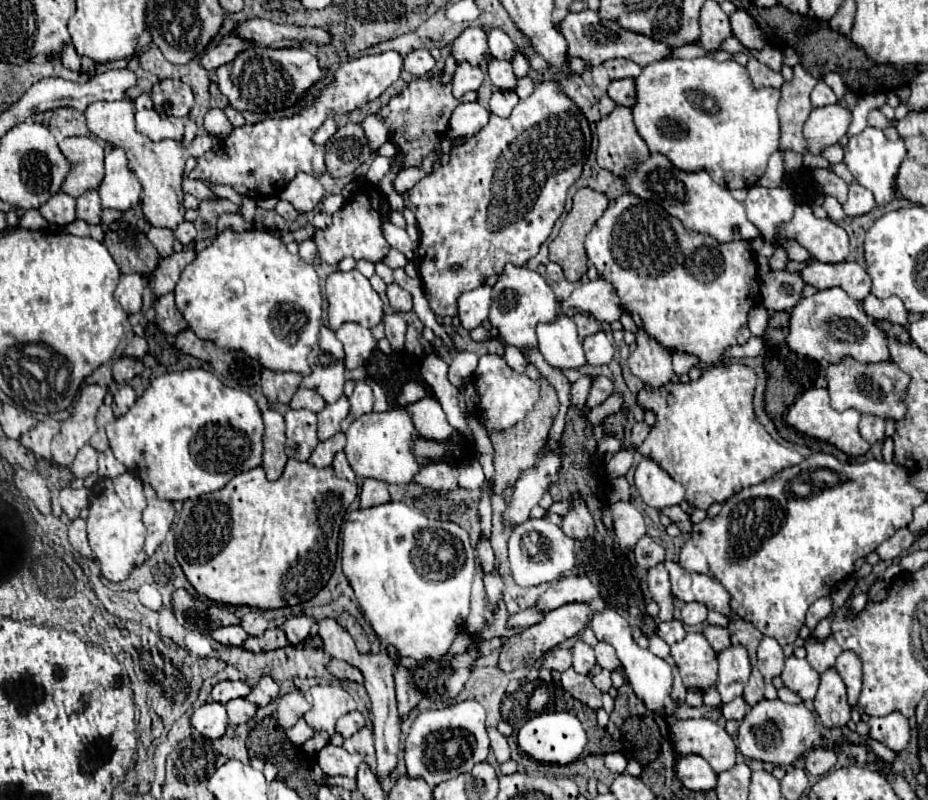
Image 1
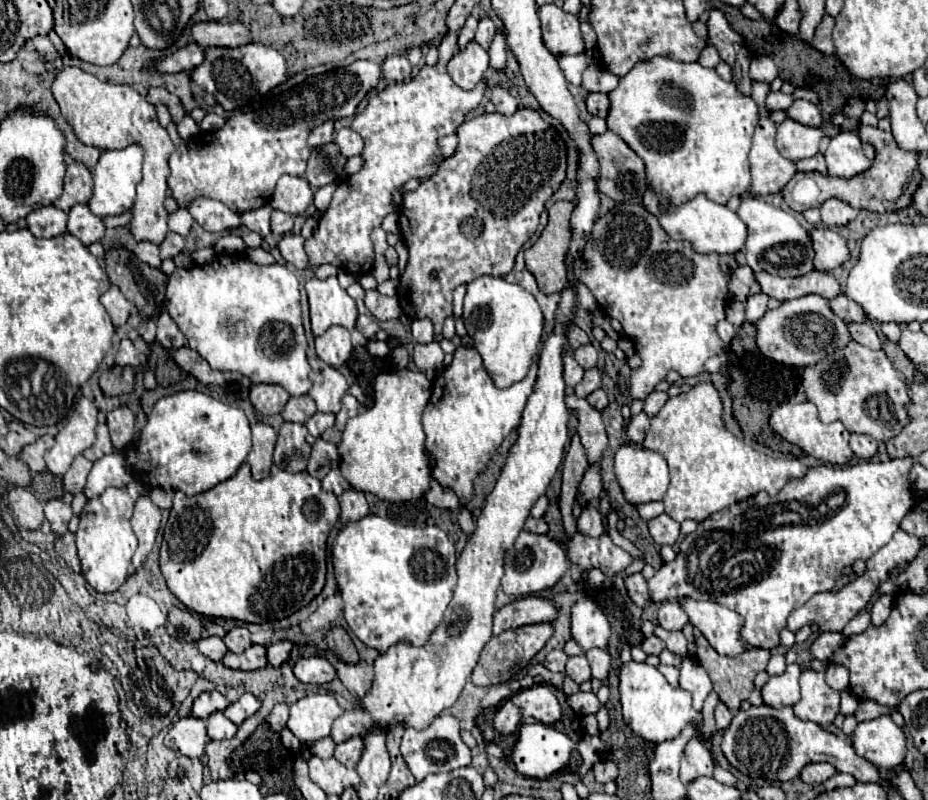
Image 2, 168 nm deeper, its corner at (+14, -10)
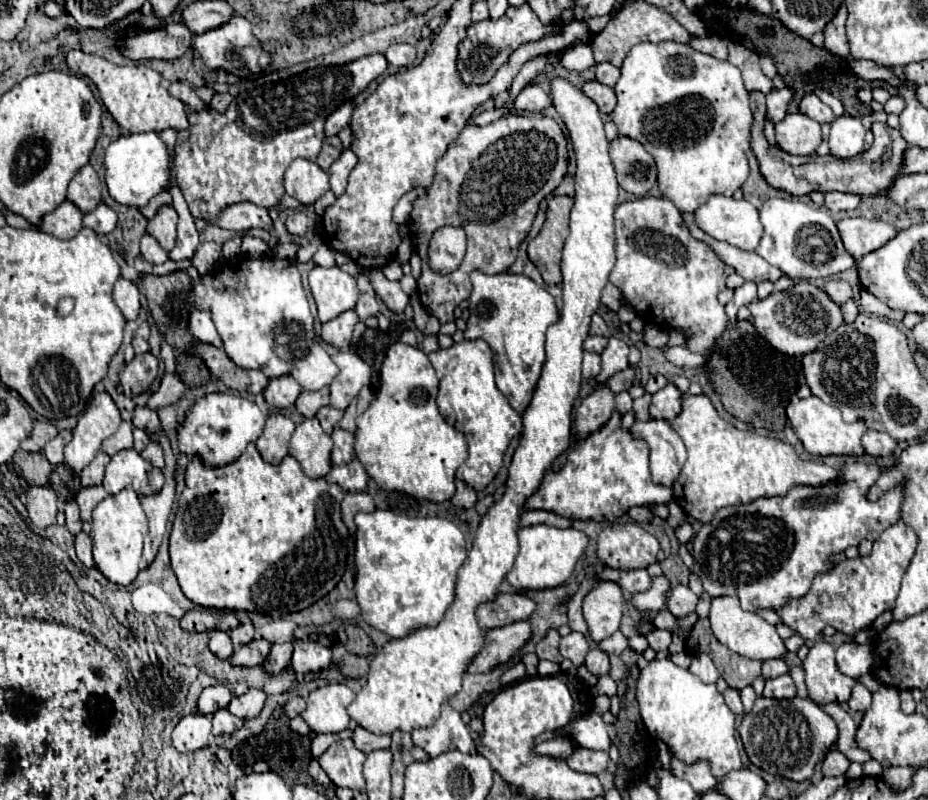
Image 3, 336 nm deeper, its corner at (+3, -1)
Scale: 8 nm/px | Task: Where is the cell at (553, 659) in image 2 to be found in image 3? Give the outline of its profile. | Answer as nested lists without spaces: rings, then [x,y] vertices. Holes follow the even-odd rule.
[[[570,632],[560,640],[560,654],[562,658],[568,658],[574,666],[584,664],[584,656],[590,650],[588,640],[580,632]]]

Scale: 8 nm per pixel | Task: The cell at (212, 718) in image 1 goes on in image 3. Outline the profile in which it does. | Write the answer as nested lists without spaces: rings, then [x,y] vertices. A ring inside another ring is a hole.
[[[188,714],[184,716],[174,732],[172,732],[172,744],[178,752],[192,753],[208,744],[212,730],[212,716],[210,714]]]

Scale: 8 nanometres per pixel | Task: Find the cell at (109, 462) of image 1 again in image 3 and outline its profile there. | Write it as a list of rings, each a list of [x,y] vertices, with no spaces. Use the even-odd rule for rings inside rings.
[[[122,450],[110,458],[102,486],[108,494],[116,494],[122,488],[134,488],[138,496],[144,496],[154,494],[164,486],[164,474],[142,460],[136,450]]]

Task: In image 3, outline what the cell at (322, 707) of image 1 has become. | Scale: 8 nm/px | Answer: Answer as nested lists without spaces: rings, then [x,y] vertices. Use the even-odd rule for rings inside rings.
[[[346,684],[320,686],[308,694],[308,698],[306,698],[308,708],[304,710],[302,718],[310,726],[310,730],[314,730],[314,732],[342,732],[348,728],[348,722],[350,722],[346,708],[352,700],[354,700],[354,692]]]

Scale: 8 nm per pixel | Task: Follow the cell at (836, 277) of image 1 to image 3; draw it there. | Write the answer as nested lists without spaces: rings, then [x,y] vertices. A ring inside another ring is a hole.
[[[684,214],[684,222],[688,224],[690,232],[694,238],[710,244],[710,248],[732,268],[736,268],[736,272],[740,276],[744,276],[746,280],[752,280],[752,282],[764,282],[764,280],[770,280],[770,282],[776,282],[782,278],[782,270],[768,264],[764,258],[760,258],[756,252],[746,252],[746,250],[740,250],[740,248],[734,248],[726,242],[718,242],[714,238],[710,238],[706,232],[702,232],[696,224],[694,224],[694,216],[692,214]]]

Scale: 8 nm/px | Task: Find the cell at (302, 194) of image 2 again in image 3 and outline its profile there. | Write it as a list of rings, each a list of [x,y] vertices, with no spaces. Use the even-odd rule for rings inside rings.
[[[294,160],[284,174],[286,194],[296,198],[300,204],[314,204],[328,188],[328,174],[310,160]]]

